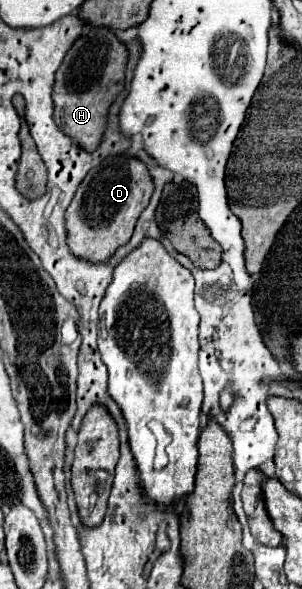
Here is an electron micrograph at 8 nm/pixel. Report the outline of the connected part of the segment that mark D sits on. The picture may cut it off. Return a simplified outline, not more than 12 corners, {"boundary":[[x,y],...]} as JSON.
{"boundary":[[137,158],[89,170],[65,212],[93,264],[129,242],[153,180]]}

